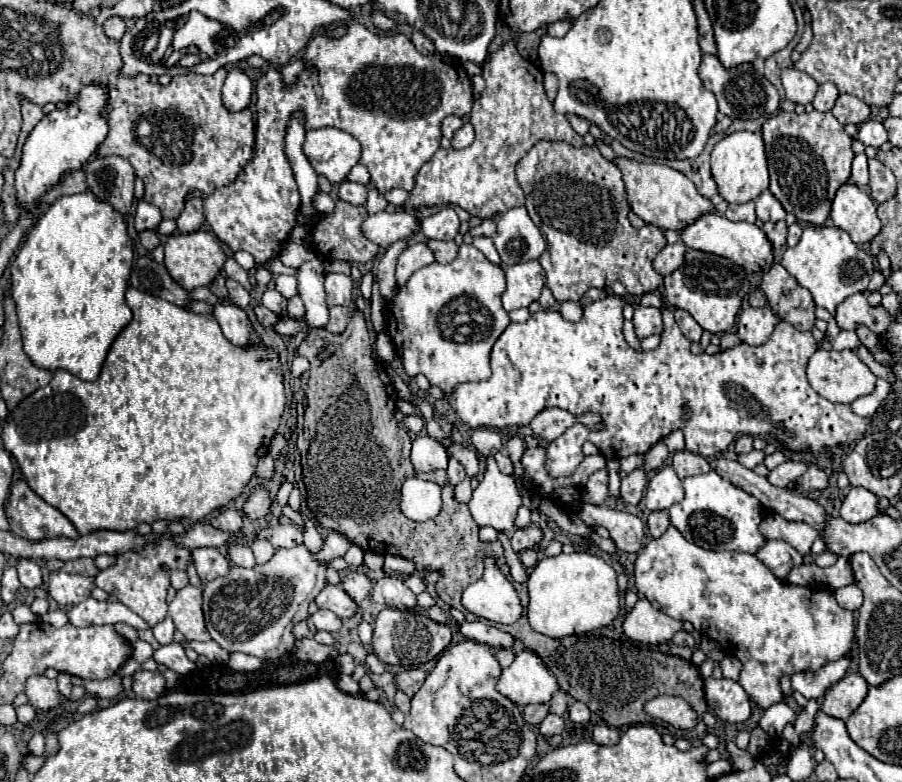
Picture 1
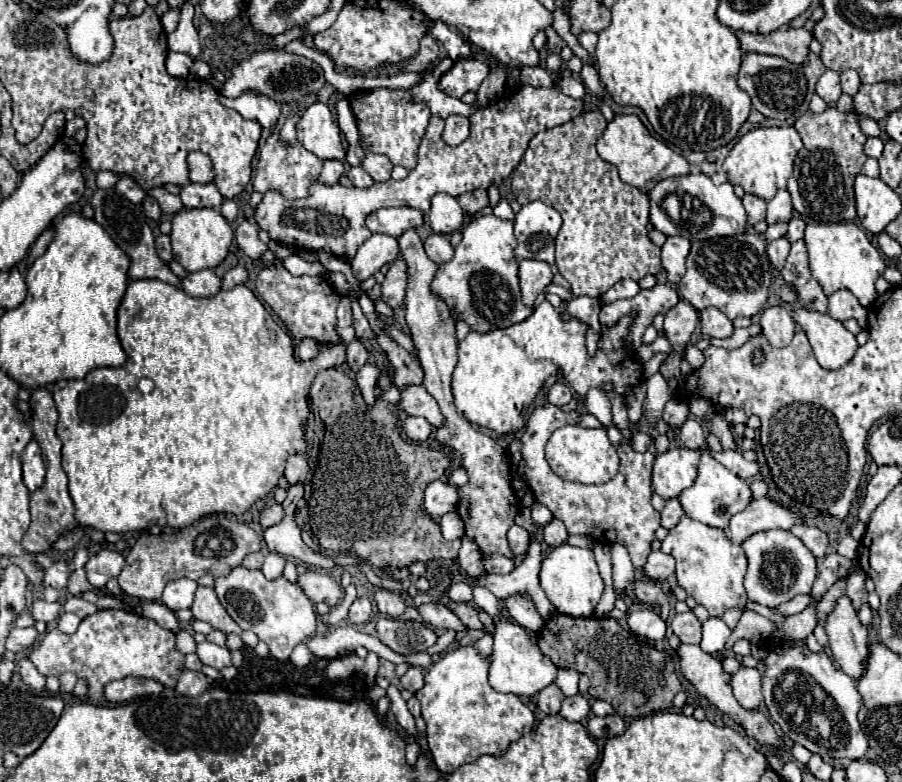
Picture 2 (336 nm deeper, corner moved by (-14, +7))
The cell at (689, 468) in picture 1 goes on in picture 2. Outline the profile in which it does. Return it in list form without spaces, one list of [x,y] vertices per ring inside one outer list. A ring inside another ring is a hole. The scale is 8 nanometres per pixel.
[[[689,418],[689,420],[681,426],[679,438],[681,438],[683,446],[687,446],[687,448],[691,448],[691,450],[701,450],[701,448],[705,446],[703,426],[701,426],[699,420],[693,420],[693,418]]]

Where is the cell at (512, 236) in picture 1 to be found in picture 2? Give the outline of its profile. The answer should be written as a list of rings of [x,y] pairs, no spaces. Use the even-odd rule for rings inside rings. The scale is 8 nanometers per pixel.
[[[541,202],[525,204],[515,216],[515,256],[517,260],[533,258],[555,264],[555,236],[561,228],[559,212]]]

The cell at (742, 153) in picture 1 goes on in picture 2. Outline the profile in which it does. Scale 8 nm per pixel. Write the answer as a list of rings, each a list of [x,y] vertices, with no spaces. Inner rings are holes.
[[[793,126],[787,128],[755,128],[747,132],[729,152],[723,162],[723,170],[731,184],[743,186],[747,194],[759,196],[763,200],[771,200],[777,190],[787,186],[787,180],[793,172],[793,160],[797,152],[803,148],[801,136]]]

